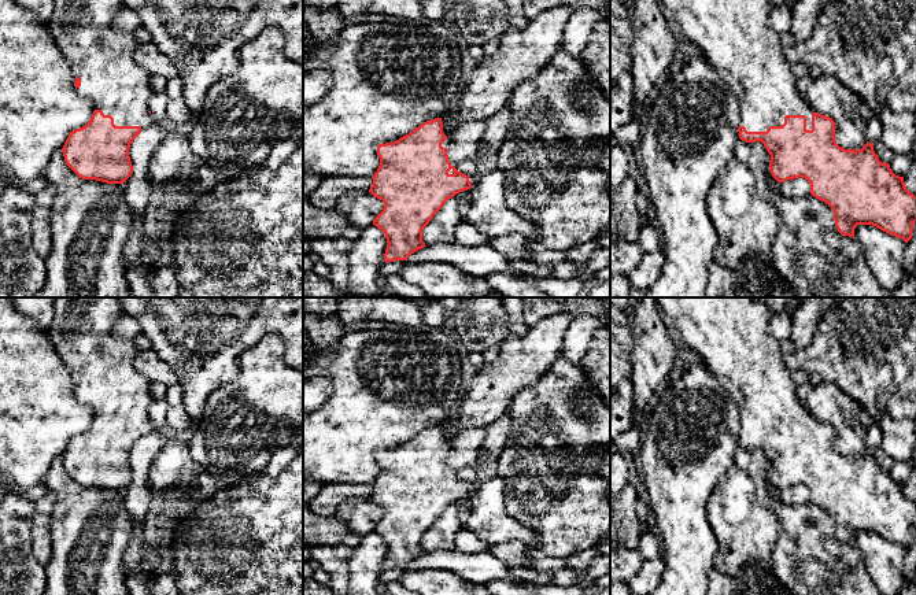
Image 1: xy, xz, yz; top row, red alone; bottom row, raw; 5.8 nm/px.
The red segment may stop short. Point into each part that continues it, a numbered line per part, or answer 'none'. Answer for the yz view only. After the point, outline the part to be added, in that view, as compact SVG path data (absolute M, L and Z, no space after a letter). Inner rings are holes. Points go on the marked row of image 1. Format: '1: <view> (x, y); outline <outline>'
1: yz (734, 36); outline M660 0L672 11L684 36L699 49L703 58L714 67L725 85L739 100L739 126L747 132L767 132L769 126L782 126L786 115L805 115L806 130L812 130L815 110L805 95L797 89L797 77L793 63L786 58L786 47L780 34L768 26L768 16L773 10L768 0Z

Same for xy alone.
1: xy (103, 58); outline M53 0L51 34L66 58L74 75L81 80L75 88L81 97L89 99L95 110L114 118L115 126L140 126L143 130L155 123L149 114L151 73L134 59L140 45L132 32L112 27L112 18L125 7L122 0Z

